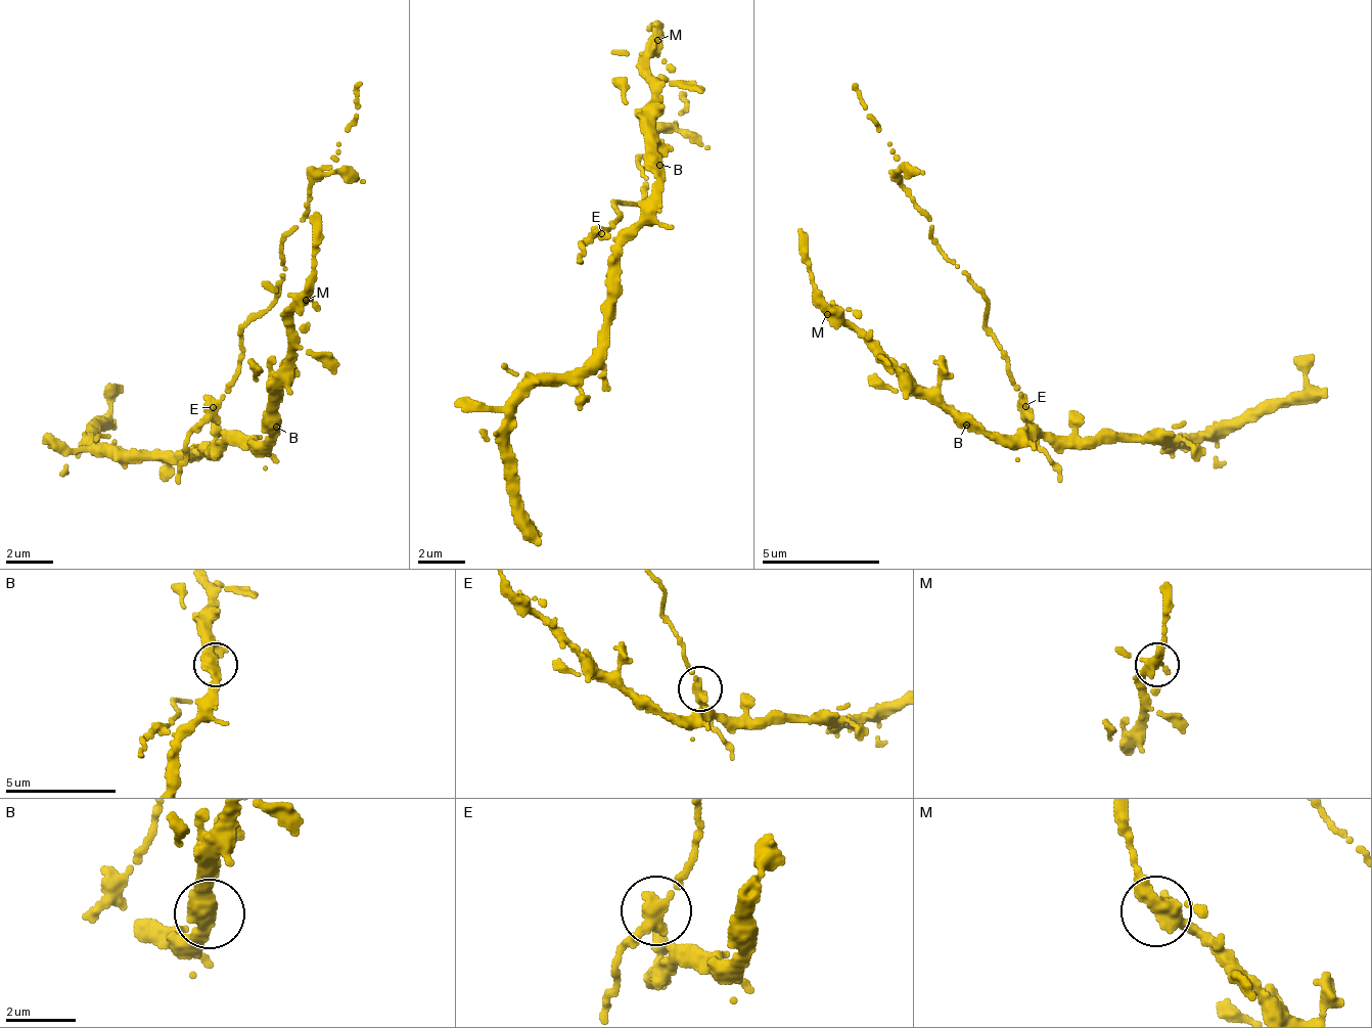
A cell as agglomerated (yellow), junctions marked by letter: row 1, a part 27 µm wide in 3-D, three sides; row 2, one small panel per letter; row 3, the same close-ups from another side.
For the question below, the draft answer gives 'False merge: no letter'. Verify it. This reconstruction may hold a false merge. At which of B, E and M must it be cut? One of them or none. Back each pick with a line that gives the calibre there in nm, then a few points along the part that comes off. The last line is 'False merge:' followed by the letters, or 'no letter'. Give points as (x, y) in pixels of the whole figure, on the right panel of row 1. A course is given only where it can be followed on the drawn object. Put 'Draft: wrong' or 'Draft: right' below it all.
E: 320 nm thick; foreign part runs (1024, 404), (992, 329), (984, 296), (936, 248), (890, 150), (853, 83)
False merge: E
Draft: wrong

